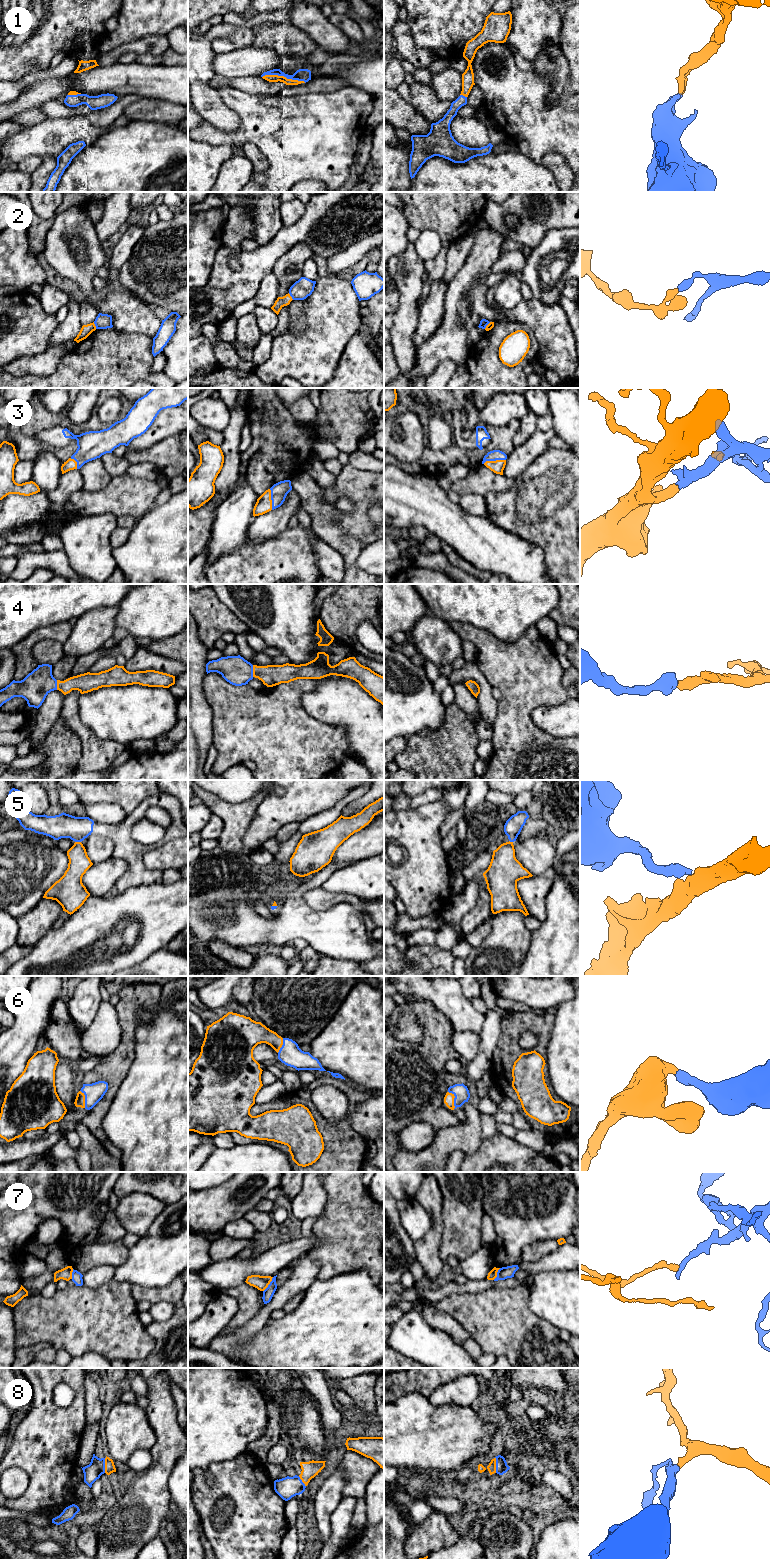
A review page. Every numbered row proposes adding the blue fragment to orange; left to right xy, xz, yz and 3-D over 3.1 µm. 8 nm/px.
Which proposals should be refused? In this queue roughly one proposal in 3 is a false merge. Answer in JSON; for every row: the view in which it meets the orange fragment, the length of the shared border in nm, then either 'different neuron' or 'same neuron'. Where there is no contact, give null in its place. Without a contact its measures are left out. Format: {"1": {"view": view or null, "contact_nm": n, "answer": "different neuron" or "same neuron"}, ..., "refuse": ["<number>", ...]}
{"1": {"view": "xz", "contact_nm": 360, "answer": "same neuron"}, "2": {"view": "xy", "contact_nm": 60, "answer": "different neuron"}, "3": {"view": "yz", "contact_nm": 190, "answer": "same neuron"}, "4": {"view": "xz", "contact_nm": 100, "answer": "same neuron"}, "5": {"view": "xy", "contact_nm": 50, "answer": "different neuron"}, "6": {"view": "yz", "contact_nm": 150, "answer": "same neuron"}, "7": {"view": "xz", "contact_nm": 150, "answer": "different neuron"}, "8": {"view": "xy", "contact_nm": 130, "answer": "same neuron"}, "refuse": ["2", "5", "7"]}

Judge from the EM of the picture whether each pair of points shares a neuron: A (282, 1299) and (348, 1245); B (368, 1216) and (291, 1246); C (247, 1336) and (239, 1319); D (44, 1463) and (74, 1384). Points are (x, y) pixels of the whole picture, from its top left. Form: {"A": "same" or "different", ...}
{"A": "different", "B": "different", "C": "different", "D": "same"}

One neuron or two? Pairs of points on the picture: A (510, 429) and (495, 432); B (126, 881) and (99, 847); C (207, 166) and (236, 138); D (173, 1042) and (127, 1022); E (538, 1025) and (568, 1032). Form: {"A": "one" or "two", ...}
{"A": "one", "B": "two", "C": "two", "D": "two", "E": "two"}

